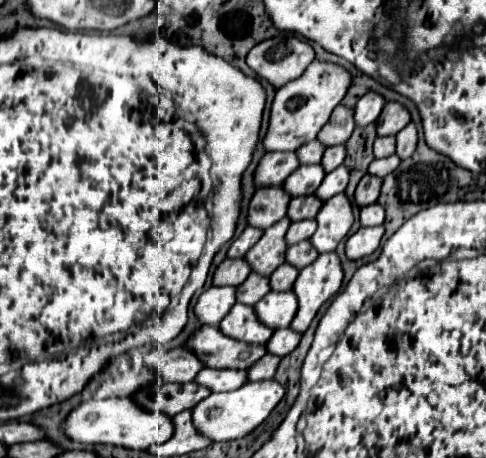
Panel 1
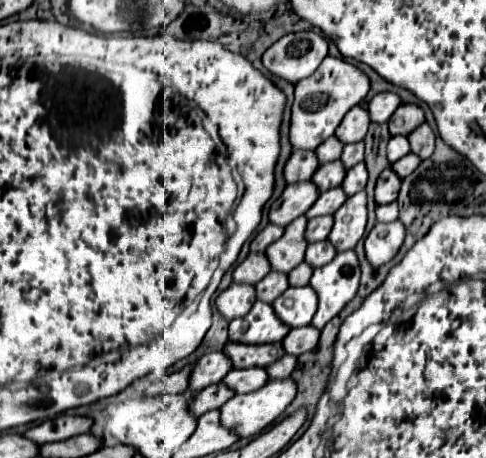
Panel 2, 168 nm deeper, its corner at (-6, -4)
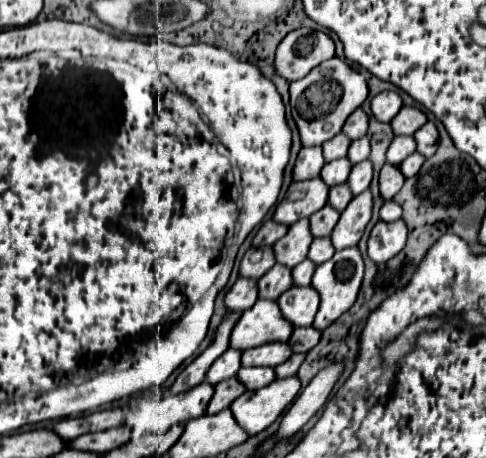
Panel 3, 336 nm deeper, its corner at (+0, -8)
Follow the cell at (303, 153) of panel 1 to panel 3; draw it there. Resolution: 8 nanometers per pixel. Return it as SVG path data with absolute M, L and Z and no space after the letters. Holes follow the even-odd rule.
M340 132L340 134L334 136L332 140L324 142L322 148L324 148L324 158L326 158L326 162L336 160L336 158L344 158L344 156L348 154L350 144L352 144L352 140L350 140L344 132Z

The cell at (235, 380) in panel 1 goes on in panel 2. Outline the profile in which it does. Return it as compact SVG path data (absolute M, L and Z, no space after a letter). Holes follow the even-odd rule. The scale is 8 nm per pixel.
M246 368L246 370L230 370L222 382L234 390L236 394L248 394L262 388L268 382L268 374L264 368Z

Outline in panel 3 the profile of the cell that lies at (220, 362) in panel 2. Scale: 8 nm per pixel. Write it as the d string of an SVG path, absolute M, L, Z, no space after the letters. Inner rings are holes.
M228 348L228 350L212 364L212 368L208 370L206 382L218 384L218 382L222 382L222 380L226 380L226 378L236 376L236 372L240 370L240 356L242 356L242 350Z

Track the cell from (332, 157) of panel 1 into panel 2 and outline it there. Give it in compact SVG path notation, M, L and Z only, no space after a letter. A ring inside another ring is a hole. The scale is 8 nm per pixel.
M356 142L356 144L346 144L344 150L342 150L342 156L340 156L344 168L352 168L354 164L362 162L364 160L364 142Z

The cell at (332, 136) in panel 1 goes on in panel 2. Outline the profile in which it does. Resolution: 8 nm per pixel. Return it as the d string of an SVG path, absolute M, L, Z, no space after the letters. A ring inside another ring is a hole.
M354 106L352 110L348 110L348 114L342 120L342 124L336 128L336 134L334 136L342 144L360 142L366 136L366 132L368 132L368 124L370 124L368 110L360 108L360 106Z

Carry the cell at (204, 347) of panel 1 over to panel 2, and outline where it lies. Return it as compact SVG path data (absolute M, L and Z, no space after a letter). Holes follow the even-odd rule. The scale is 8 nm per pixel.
M226 342L222 352L226 352L226 356L230 356L234 368L254 368L254 366L266 368L268 364L272 364L278 358L284 356L282 342L262 344L262 346L240 344L240 342Z

